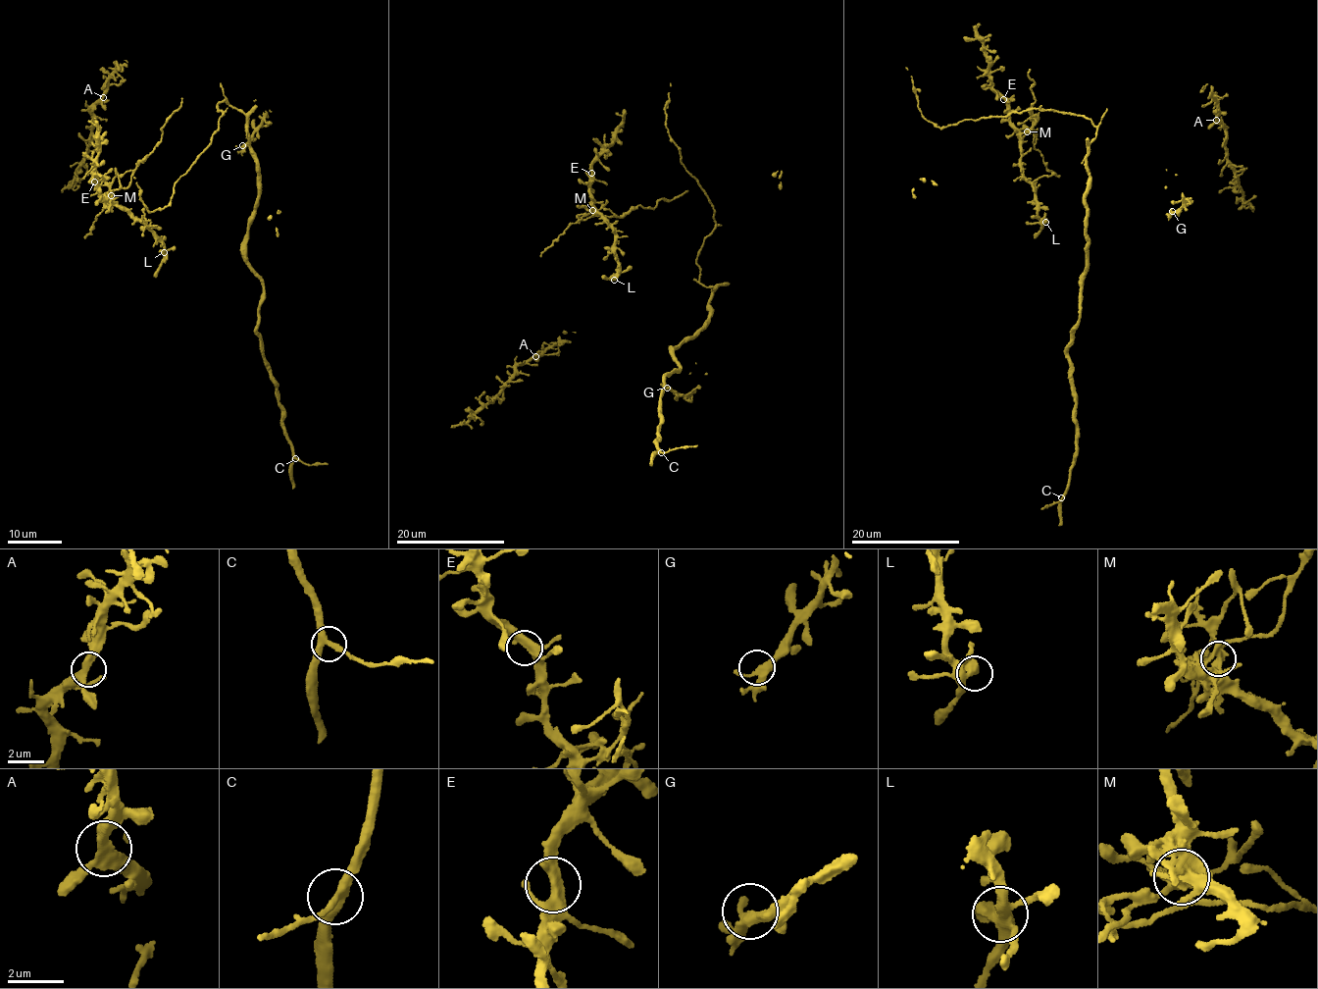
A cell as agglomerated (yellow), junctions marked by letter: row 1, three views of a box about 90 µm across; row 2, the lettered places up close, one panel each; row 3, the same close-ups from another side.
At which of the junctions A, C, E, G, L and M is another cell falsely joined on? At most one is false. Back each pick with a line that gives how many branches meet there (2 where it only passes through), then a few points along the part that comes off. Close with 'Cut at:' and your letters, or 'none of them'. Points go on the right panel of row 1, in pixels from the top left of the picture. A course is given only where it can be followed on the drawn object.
M: Branches: 3. Course of the part to remove: (1026, 131), (1032, 126), (1034, 119), (1031, 119), (1037, 120), (1028, 109), (1035, 101), (1029, 70)
Cut at: M

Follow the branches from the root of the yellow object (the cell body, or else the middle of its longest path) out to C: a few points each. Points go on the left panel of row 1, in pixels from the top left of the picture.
C: (248, 140), (258, 173), (258, 206), (248, 231), (246, 264), (263, 286), (260, 349), (295, 458)

